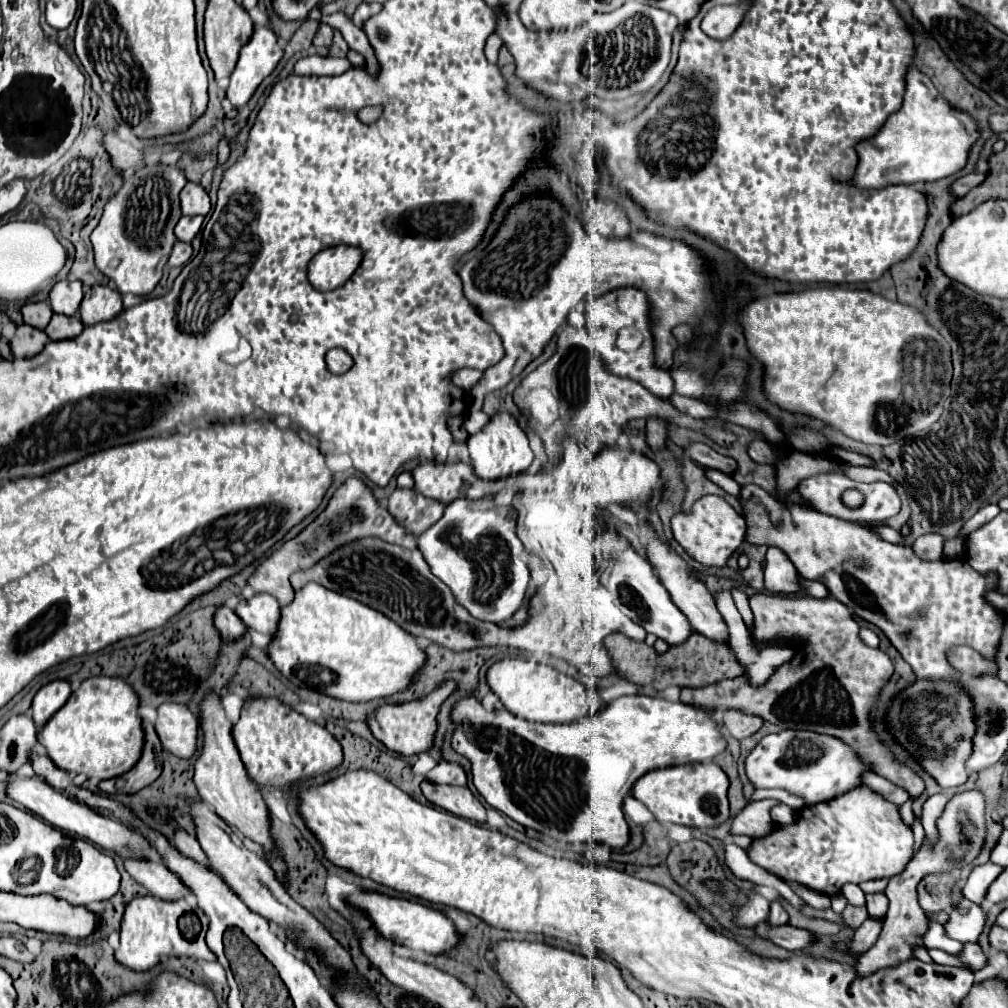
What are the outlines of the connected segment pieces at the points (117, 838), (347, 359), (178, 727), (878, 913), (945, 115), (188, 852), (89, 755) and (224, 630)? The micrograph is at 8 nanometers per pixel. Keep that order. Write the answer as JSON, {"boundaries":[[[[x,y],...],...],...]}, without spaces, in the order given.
{"boundaries":[[[[12,773],[6,779],[6,795],[12,801],[20,803],[30,813],[34,813],[36,817],[42,817],[44,821],[48,821],[50,825],[54,825],[54,827],[58,827],[58,829],[62,829],[66,833],[76,833],[78,837],[86,837],[92,843],[118,853],[120,857],[150,857],[150,855],[156,857],[154,849],[150,847],[150,843],[140,833],[134,833],[130,827],[122,825],[120,821],[104,817],[102,813],[98,813],[98,811],[94,811],[94,809],[90,809],[90,807],[86,807],[82,803],[72,801],[64,793],[60,793],[60,791],[52,789],[50,785],[46,785],[46,781],[42,781],[42,777],[14,775]]],[[[335,348],[326,354],[327,368],[331,373],[342,374],[348,371],[352,365],[353,360],[344,350]]],[[[162,703],[162,707],[158,707],[154,727],[162,747],[168,753],[182,759],[194,755],[198,739],[198,719],[184,705]]],[[[876,893],[876,895],[866,895],[866,909],[868,909],[868,917],[872,919],[884,919],[886,917],[886,909],[888,909],[888,897],[884,893]]],[[[916,67],[908,71],[906,77],[906,95],[904,95],[904,105],[900,111],[892,113],[886,121],[886,125],[870,139],[862,141],[856,145],[858,151],[858,169],[854,175],[854,185],[862,189],[880,189],[886,185],[898,185],[898,183],[918,183],[918,181],[938,181],[944,177],[950,177],[964,169],[968,161],[968,153],[972,145],[980,137],[980,127],[976,119],[964,111],[954,109],[932,85],[932,81],[920,73]]],[[[178,829],[178,833],[174,833],[174,845],[186,855],[186,857],[192,857],[194,861],[202,863],[202,865],[208,865],[208,859],[204,855],[204,851],[200,849],[198,841],[190,835],[190,833],[182,833],[182,829]]],[[[92,677],[76,689],[66,705],[56,711],[42,729],[38,743],[62,771],[84,773],[98,781],[120,777],[130,771],[142,755],[142,719],[138,715],[138,697],[130,685],[118,677]]],[[[220,605],[214,613],[214,625],[220,631],[220,635],[228,637],[228,639],[236,639],[244,633],[244,625],[240,623],[240,619],[236,617],[236,613],[232,609],[228,609],[226,605]]]]}

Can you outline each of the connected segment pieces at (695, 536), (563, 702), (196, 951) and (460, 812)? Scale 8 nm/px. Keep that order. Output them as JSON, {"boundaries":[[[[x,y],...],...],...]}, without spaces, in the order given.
{"boundaries":[[[[708,495],[706,499],[698,499],[688,513],[676,513],[672,517],[672,533],[674,539],[684,547],[684,551],[698,563],[708,567],[724,567],[732,553],[740,547],[740,535],[744,533],[746,521],[740,513],[736,513],[724,499],[716,495]]],[[[502,659],[494,663],[486,671],[486,683],[490,685],[492,693],[500,697],[504,707],[526,719],[526,721],[536,721],[536,723],[570,723],[574,719],[582,719],[594,709],[602,709],[604,701],[598,695],[592,695],[592,701],[588,699],[586,687],[562,673],[556,673],[548,665],[538,665],[522,659]]],[[[152,895],[132,899],[126,905],[126,911],[122,917],[122,933],[120,933],[120,947],[116,949],[116,961],[120,961],[122,965],[126,965],[134,971],[148,971],[162,957],[198,957],[198,959],[206,959],[206,961],[216,961],[216,955],[208,949],[208,945],[204,941],[204,935],[208,929],[206,915],[202,911],[196,913],[202,929],[198,933],[198,939],[188,941],[182,937],[182,931],[178,927],[178,919],[184,913],[196,913],[194,907],[190,907],[186,899],[162,901]]],[[[424,781],[422,793],[432,805],[436,805],[448,813],[454,813],[454,815],[474,821],[474,823],[486,823],[486,809],[472,795],[472,791],[468,787],[434,785],[434,783]]]]}

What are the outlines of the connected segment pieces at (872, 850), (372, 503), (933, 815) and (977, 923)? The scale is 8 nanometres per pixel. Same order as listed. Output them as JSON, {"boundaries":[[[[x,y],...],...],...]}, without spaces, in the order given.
{"boundaries":[[[[856,787],[820,805],[806,805],[790,825],[774,825],[772,833],[752,839],[748,857],[782,881],[796,881],[812,891],[838,895],[842,885],[890,879],[912,859],[912,829],[900,821],[900,807],[882,795]]],[[[352,477],[336,491],[336,495],[328,503],[328,507],[318,515],[318,519],[314,523],[310,523],[298,537],[294,537],[292,541],[286,541],[278,551],[274,551],[264,563],[258,565],[258,569],[250,577],[248,585],[252,587],[254,593],[268,593],[268,595],[276,597],[280,605],[286,605],[294,597],[294,589],[288,581],[288,577],[294,571],[312,567],[314,563],[318,563],[318,559],[326,557],[336,547],[356,541],[358,537],[380,537],[386,543],[402,545],[406,549],[416,549],[416,537],[406,533],[404,527],[400,527],[394,521],[394,517],[386,509],[380,507],[380,503],[372,495],[372,489],[368,489],[360,479]]],[[[938,793],[938,795],[932,795],[924,801],[924,809],[922,809],[922,827],[924,827],[924,833],[926,833],[926,839],[930,843],[930,847],[936,845],[938,841],[938,829],[936,829],[936,819],[942,815],[944,807],[948,803],[948,797]]],[[[962,899],[960,905],[950,913],[948,923],[944,925],[946,935],[952,939],[958,939],[962,943],[976,941],[986,925],[986,909],[982,905],[976,905],[968,899]]]]}

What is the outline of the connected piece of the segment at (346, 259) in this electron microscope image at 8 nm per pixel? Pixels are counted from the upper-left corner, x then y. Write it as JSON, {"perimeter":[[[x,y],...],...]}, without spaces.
{"perimeter":[[[338,245],[320,251],[308,265],[308,281],[318,291],[334,291],[342,287],[358,269],[362,251],[350,245]]]}

